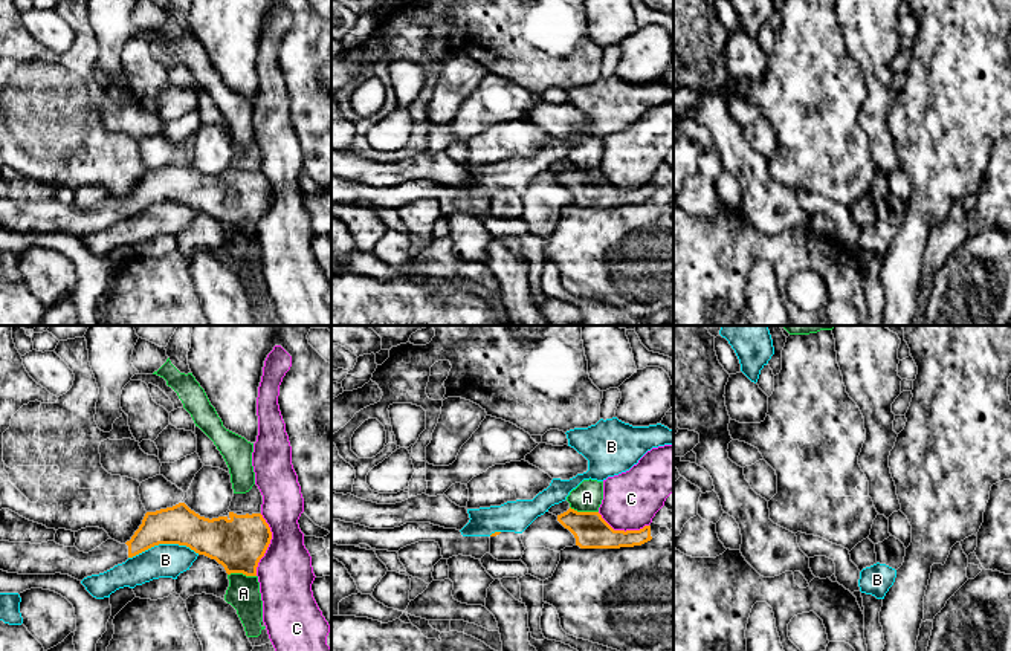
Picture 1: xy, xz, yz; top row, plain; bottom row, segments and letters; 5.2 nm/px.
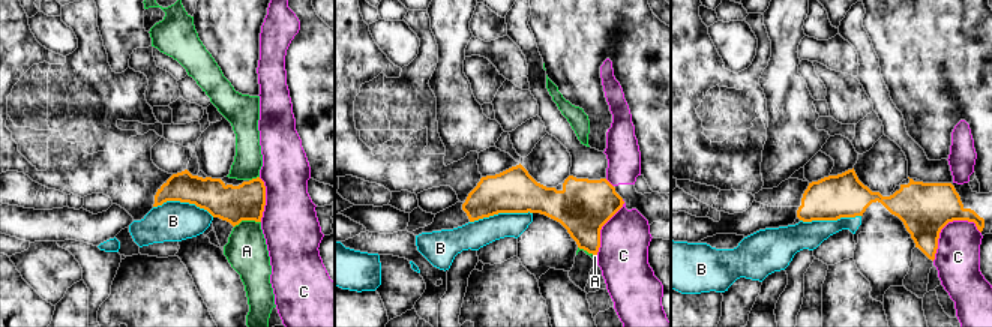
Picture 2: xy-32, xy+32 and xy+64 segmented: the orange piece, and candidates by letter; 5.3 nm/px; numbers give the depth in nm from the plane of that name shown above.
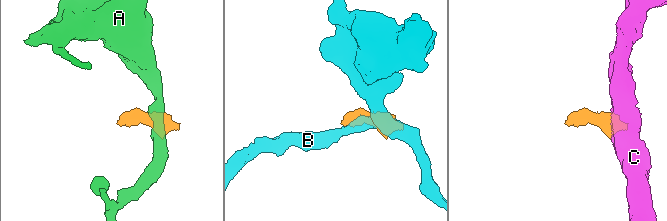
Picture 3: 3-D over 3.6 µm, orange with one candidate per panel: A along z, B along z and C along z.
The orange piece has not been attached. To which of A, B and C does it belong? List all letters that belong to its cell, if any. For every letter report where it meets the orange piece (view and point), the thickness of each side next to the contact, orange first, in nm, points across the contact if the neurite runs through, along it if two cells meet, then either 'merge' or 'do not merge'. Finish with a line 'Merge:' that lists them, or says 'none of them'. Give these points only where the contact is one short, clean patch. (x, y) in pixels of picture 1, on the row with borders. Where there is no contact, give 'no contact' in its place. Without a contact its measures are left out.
A: contact xy (242, 572); calibres 280 and 180 nm; border xy (228, 573), (255, 576); do not merge
B: contact xy (164, 543); calibres 200 and 180 nm; do not merge
C: contact xy (269, 543); calibres 280 and 280 nm; do not merge
Merge: none of them

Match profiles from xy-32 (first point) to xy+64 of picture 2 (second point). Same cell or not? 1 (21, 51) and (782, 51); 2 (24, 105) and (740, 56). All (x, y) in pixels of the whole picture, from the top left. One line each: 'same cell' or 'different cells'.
1: different cells
2: different cells

